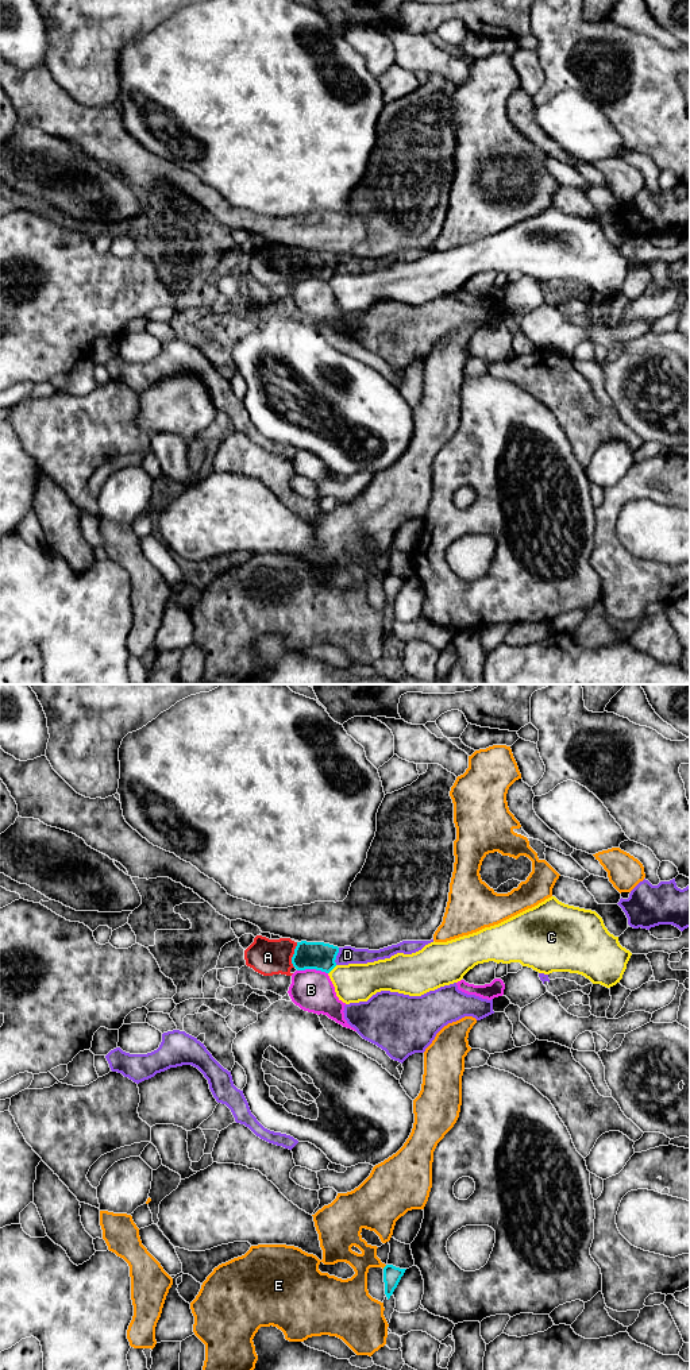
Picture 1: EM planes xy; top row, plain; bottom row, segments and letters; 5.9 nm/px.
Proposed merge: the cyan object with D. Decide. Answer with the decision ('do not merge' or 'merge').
do not merge

